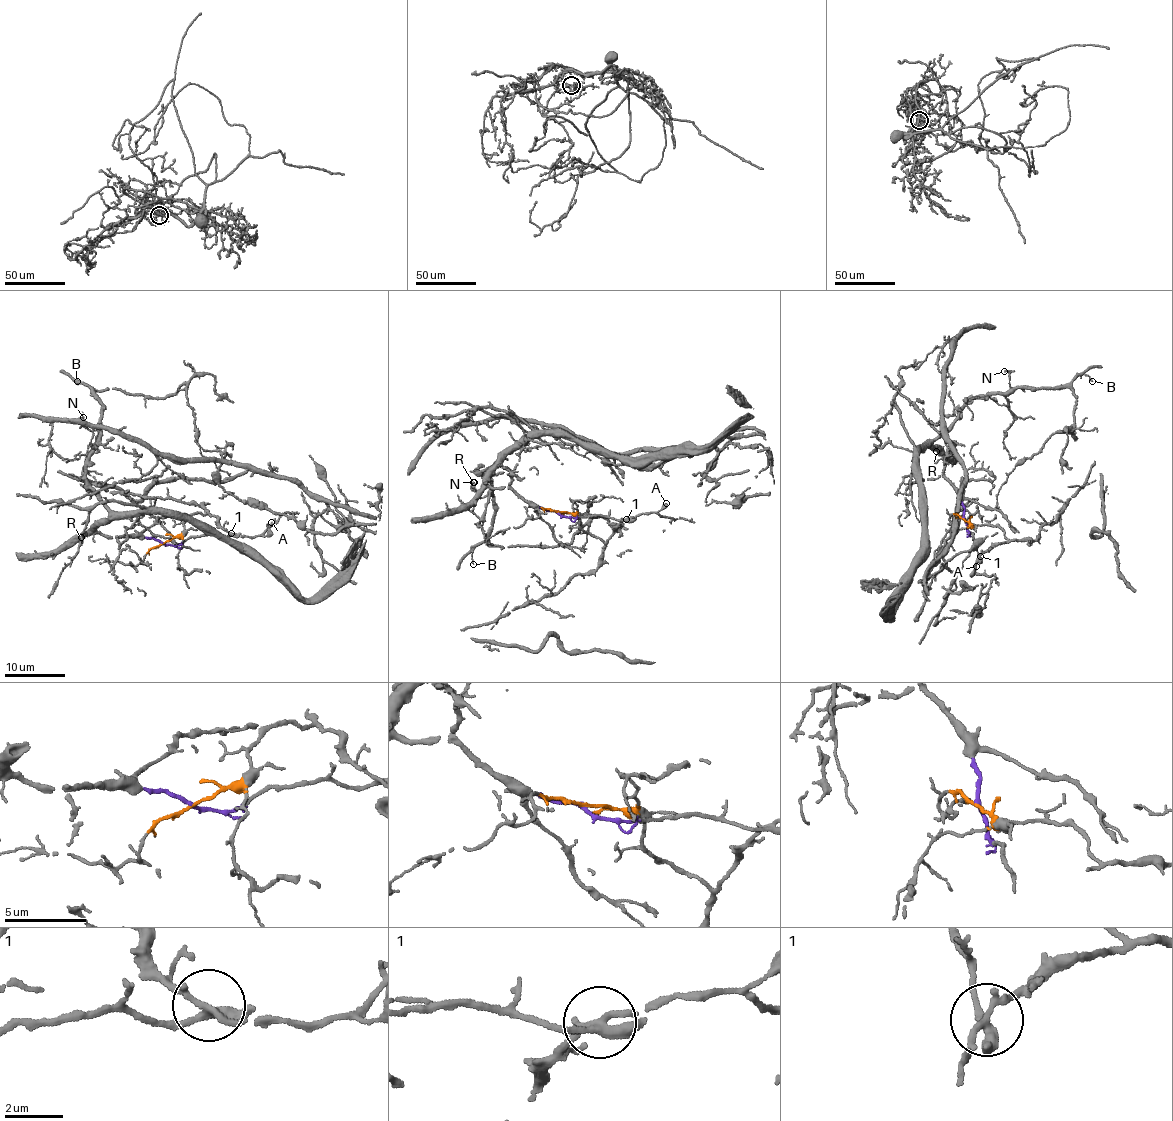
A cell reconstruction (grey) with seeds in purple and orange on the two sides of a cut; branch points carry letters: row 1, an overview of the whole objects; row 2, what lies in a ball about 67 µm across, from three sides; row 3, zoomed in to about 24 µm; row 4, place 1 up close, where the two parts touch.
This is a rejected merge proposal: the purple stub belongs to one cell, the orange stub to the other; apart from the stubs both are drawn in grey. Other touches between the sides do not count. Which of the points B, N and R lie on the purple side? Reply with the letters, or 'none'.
B, N, R

